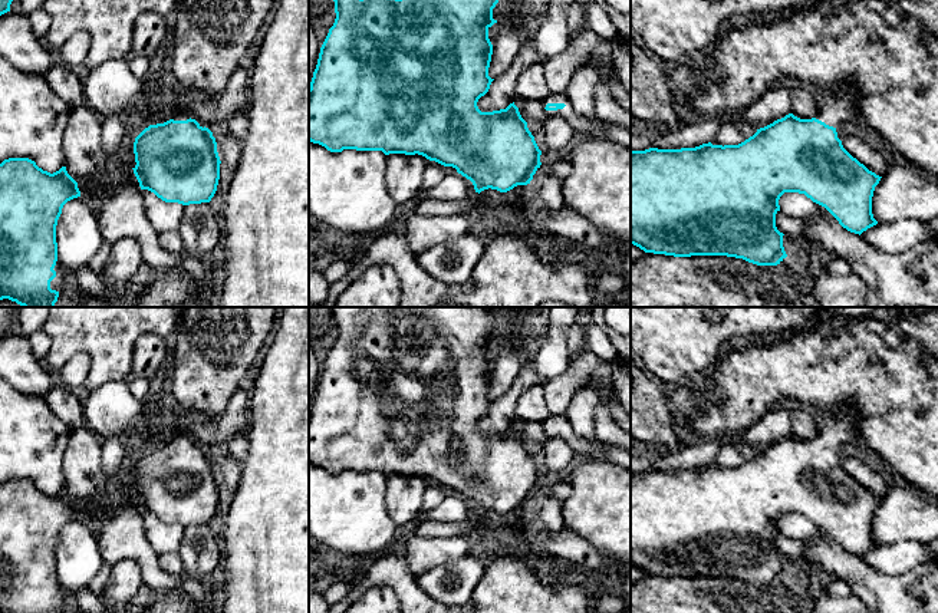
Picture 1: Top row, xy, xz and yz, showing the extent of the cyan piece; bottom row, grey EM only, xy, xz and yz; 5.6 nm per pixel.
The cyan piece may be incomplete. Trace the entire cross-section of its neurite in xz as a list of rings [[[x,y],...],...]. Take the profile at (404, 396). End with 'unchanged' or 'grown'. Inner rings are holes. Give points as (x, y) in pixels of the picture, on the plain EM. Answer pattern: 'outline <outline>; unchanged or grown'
outline [[[332,307],[336,340],[320,369],[319,380],[309,409],[309,462],[325,468],[330,474],[343,471],[382,472],[389,475],[422,477],[444,488],[452,488],[458,495],[470,501],[475,514],[497,511],[507,514],[517,507],[527,507],[540,490],[540,477],[534,458],[521,439],[519,429],[510,425],[506,431],[481,434],[477,424],[484,418],[494,401],[488,398],[493,376],[493,366],[488,360],[488,350],[497,345],[493,340],[493,330],[498,324],[491,307],[412,307],[414,314],[401,320],[386,316],[395,307]]]; unchanged

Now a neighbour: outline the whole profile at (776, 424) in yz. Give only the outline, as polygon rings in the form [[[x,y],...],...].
[[[779,405],[754,422],[738,439],[760,451],[791,435],[791,428],[791,412]]]

